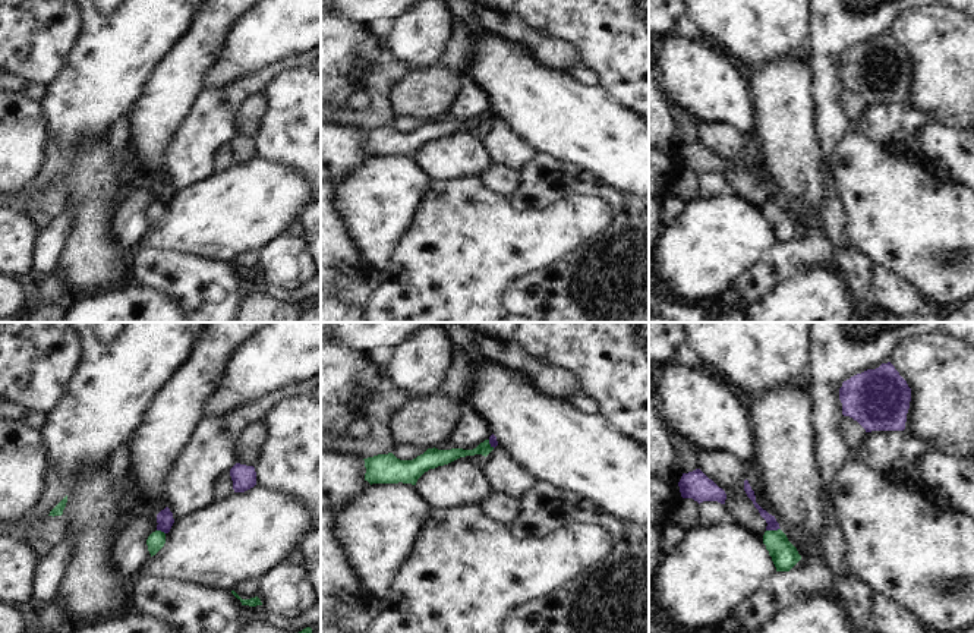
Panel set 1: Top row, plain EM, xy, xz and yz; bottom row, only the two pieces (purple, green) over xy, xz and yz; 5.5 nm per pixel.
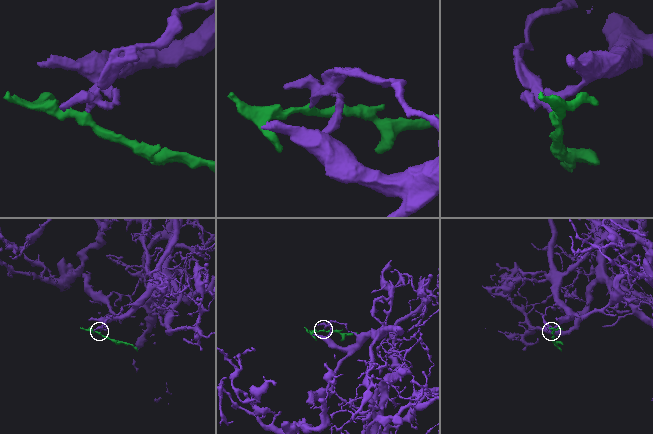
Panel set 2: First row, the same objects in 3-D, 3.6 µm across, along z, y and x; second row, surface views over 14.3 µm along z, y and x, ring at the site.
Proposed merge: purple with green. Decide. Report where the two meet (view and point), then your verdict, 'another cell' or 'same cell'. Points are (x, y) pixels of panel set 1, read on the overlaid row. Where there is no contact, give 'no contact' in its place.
meets purple in yz at (772, 529); another cell

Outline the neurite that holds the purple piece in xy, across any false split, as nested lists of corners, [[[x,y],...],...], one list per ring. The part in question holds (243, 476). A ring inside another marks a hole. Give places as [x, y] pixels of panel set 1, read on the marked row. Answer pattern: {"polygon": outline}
{"polygon": [[[236,463],[230,469],[234,492],[245,492],[256,485],[256,472],[253,466]]]}

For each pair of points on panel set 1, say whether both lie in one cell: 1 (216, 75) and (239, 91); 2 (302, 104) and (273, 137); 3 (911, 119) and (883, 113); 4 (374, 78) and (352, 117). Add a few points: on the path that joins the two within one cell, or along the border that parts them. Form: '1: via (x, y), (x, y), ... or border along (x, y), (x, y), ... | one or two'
1: border along (259, 69), (227, 85), (204, 88) | two
2: via (298, 112), (280, 129) | one
3: via (904, 119), (891, 119) | one
4: via (377, 91), (377, 104), (365, 116) | one

